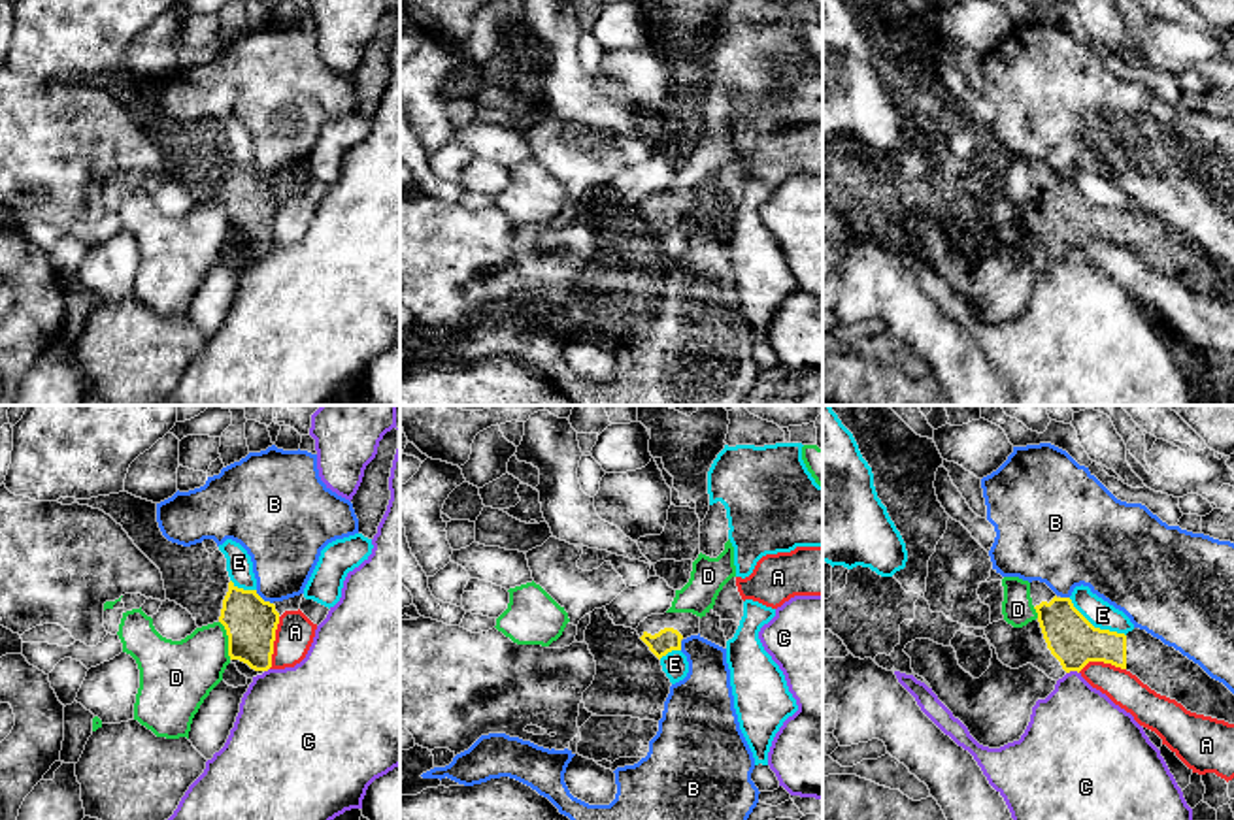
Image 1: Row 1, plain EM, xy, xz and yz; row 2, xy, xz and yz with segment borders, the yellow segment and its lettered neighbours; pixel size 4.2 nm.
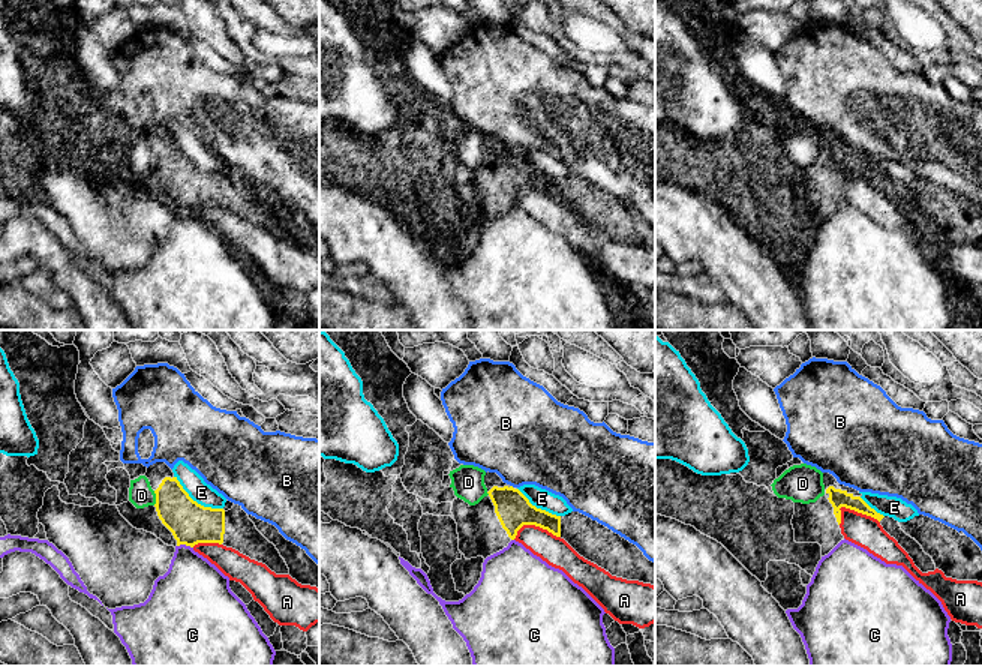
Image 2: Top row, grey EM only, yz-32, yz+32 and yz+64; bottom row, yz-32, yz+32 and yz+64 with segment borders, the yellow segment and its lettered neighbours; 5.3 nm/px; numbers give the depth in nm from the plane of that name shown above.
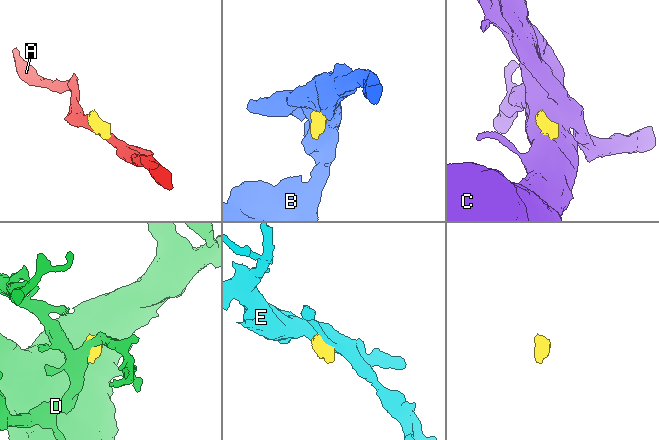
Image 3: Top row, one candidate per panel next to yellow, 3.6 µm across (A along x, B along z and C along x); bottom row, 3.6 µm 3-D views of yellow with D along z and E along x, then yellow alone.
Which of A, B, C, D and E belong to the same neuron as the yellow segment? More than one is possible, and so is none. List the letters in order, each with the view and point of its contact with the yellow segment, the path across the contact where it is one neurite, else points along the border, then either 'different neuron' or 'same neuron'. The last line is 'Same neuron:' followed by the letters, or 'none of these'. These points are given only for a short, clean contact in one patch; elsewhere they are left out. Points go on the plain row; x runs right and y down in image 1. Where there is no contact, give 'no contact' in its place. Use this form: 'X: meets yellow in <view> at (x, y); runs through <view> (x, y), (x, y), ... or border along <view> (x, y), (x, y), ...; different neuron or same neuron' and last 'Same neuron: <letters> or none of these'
A: meets yellow in xy at (272, 221); border along xy (280, 195), (272, 242), (268, 246); different neuron
B: meets yellow in xy at (263, 178); border along xy (255, 168), (272, 181); different neuron
C: meets yellow in yz at (1072, 247); border along yz (1078, 249), (1067, 251); different neuron
D: meets yellow in xy at (229, 217); border along xy (219, 198), (227, 213), (227, 232), (231, 236); different neuron
E: meets yellow in yz at (1097, 206); border along yz (1068, 176), (1095, 204), (1125, 213); different neuron
Same neuron: none of these

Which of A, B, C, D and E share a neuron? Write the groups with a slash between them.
A / B / C / D / E

